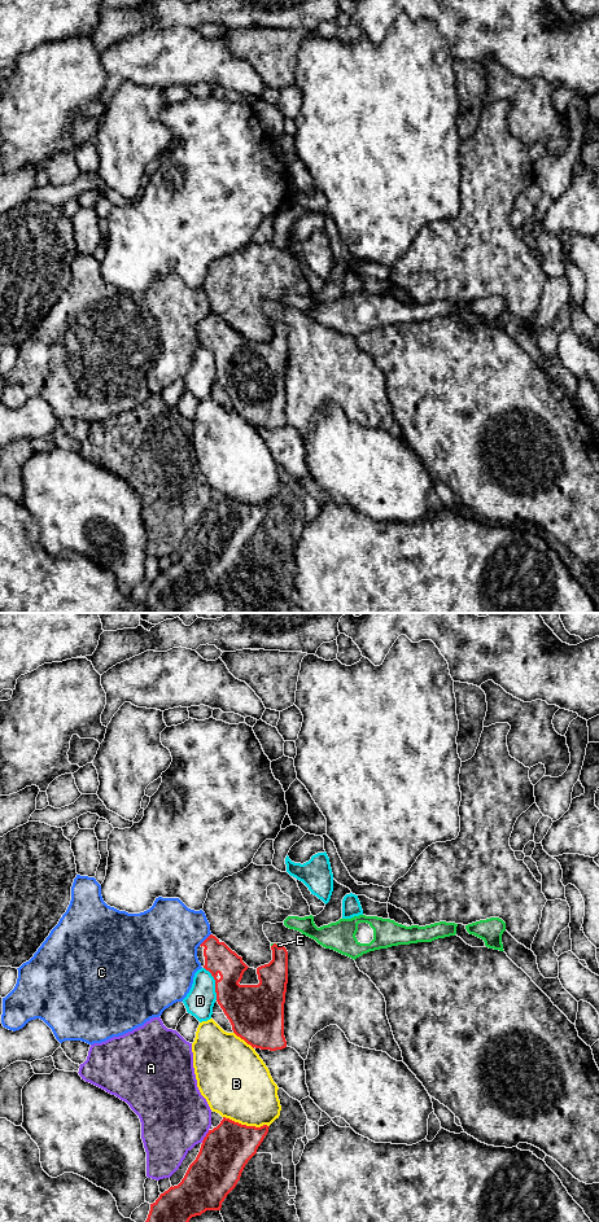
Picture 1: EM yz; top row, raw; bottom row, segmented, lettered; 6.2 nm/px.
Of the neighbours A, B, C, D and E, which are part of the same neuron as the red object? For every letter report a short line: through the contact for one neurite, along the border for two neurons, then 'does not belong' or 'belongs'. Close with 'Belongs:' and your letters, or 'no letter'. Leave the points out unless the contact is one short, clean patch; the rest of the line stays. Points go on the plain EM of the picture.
A: does not belong
B: does not belong
C: does not belong
D: does not belong
E: line yz (272, 355), (278, 346), (276, 323), (279, 323); belongs
Belongs: E

